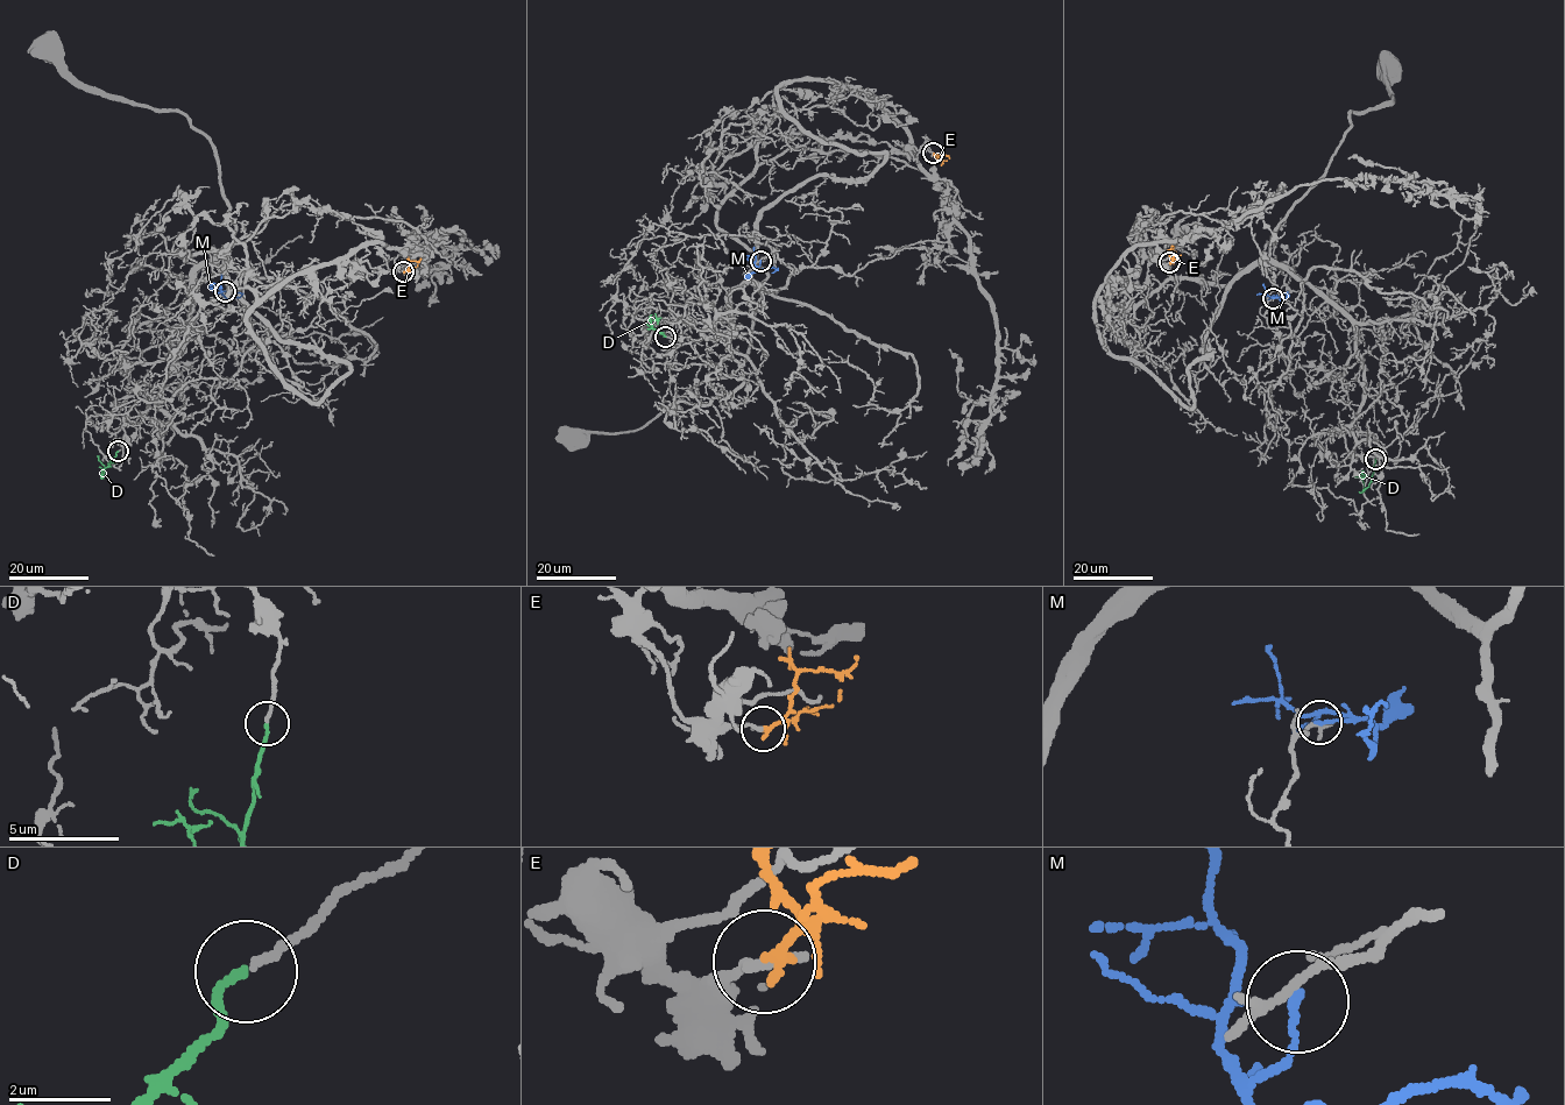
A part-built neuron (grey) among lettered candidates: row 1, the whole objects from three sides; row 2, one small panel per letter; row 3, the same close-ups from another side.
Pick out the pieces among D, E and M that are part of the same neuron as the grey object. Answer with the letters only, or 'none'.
D

